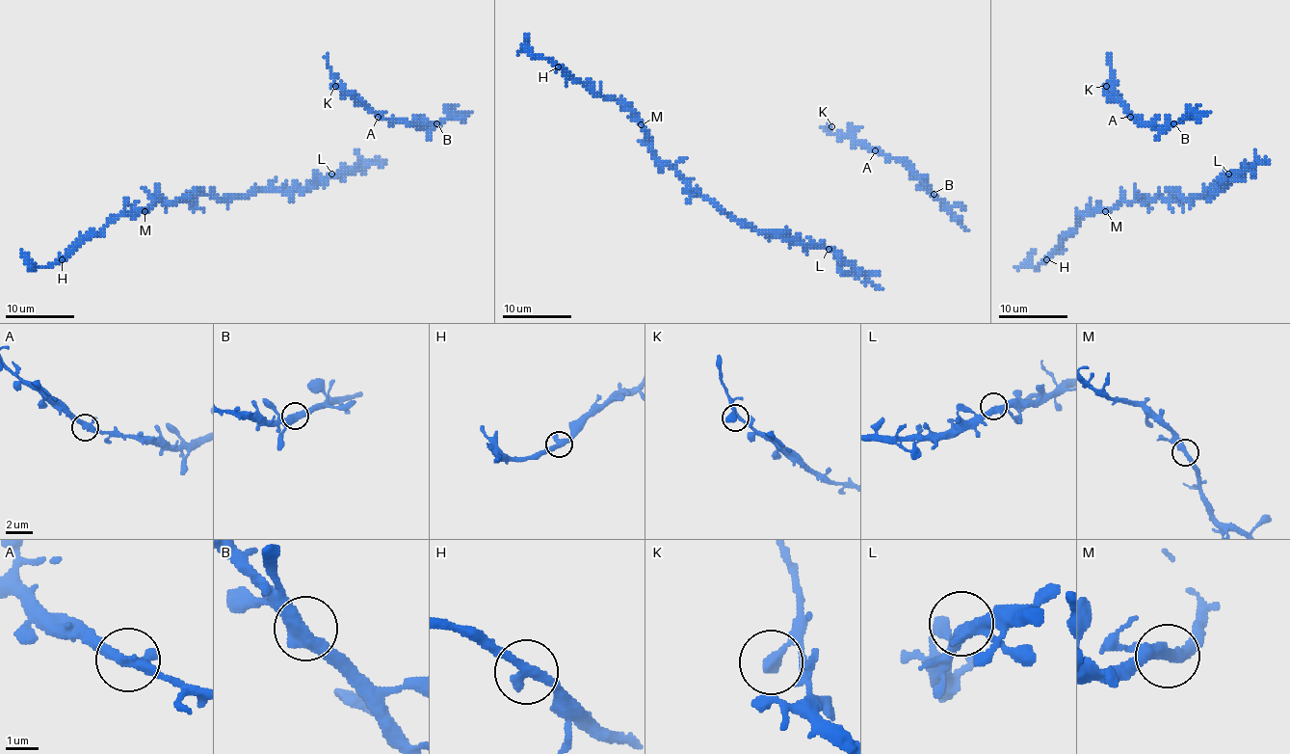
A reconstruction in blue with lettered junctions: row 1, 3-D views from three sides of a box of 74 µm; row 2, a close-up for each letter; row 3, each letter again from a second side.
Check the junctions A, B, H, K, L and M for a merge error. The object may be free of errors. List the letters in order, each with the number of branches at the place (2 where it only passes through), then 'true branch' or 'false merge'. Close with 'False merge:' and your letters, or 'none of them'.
A: branches 2; true branch
B: branches 2; true branch
H: branches 2; true branch
K: branches 2; true branch
L: branches 2; true branch
M: branches 2; true branch
False merge: none of them

